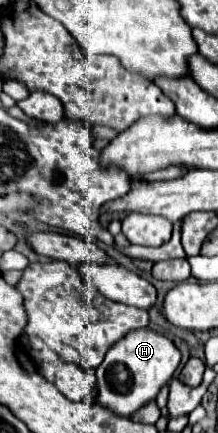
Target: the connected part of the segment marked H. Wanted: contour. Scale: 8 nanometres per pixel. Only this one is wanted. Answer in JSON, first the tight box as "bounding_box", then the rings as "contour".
{"bounding_box":[88,327,180,417],"contour":[[[150,327],[132,329],[106,351],[104,361],[96,369],[98,397],[88,403],[100,403],[122,417],[130,417],[138,407],[156,399],[160,387],[172,379],[178,363],[180,351],[168,337],[152,331]]]}

